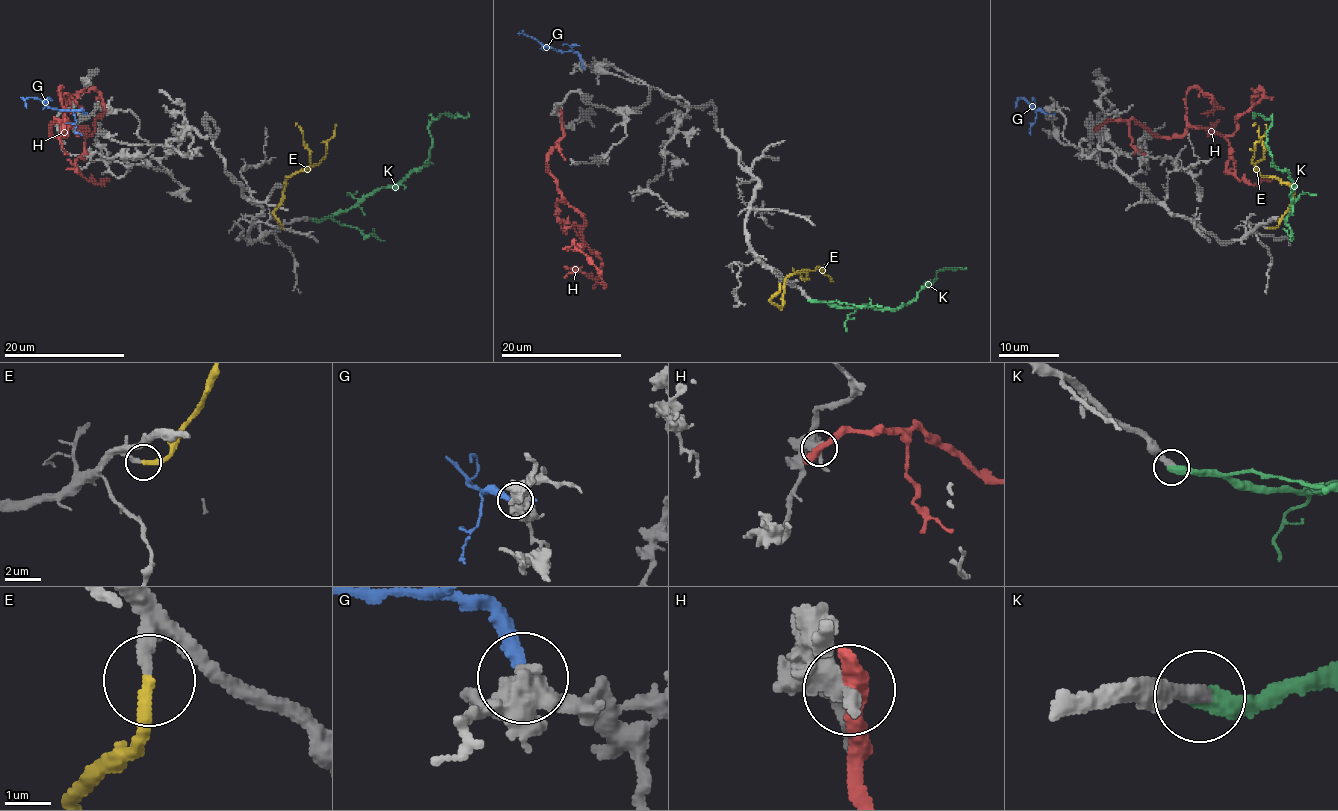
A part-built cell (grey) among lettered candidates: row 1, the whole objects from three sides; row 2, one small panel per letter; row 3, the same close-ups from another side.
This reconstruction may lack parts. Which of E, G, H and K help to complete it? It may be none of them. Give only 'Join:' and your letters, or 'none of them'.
Join: E, K

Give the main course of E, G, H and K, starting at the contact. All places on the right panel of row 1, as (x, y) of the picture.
E: (1269, 229), (1286, 212), (1293, 191), (1274, 177), (1265, 177), (1252, 162), (1254, 145), (1265, 133), (1265, 124)
G: (1047, 114), (1036, 111), (1021, 97), (1015, 108)
H: (1100, 126), (1133, 120), (1159, 136), (1180, 136), (1187, 126), (1231, 135), (1260, 89), (1252, 109)
K: (1284, 219), (1292, 212), (1293, 182), (1272, 162), (1266, 144), (1272, 121), (1252, 112)

